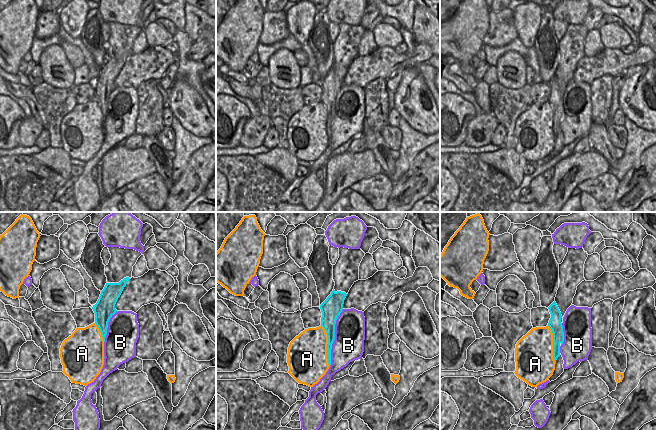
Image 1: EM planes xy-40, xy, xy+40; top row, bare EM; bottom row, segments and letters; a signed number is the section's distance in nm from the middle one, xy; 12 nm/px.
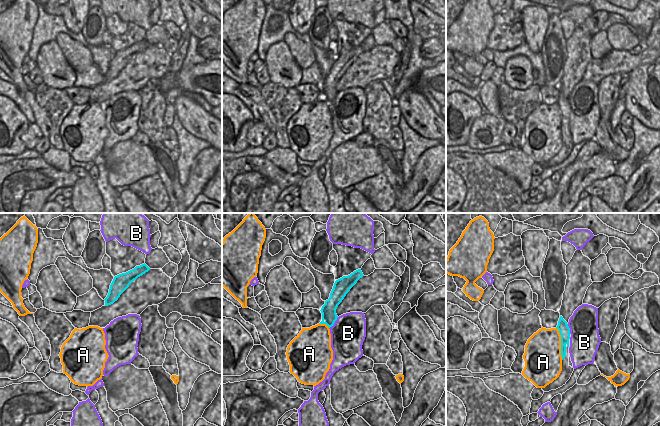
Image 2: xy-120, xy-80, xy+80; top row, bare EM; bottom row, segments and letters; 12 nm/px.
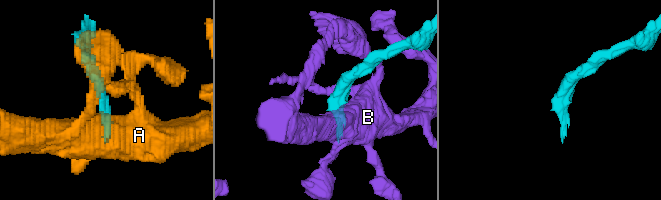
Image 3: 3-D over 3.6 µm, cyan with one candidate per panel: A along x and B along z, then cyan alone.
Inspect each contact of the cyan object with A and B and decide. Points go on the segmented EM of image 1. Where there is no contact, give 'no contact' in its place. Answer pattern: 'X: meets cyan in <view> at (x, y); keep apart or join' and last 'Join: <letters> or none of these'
A: meets cyan in xy at (327, 346); keep apart
B: meets cyan in xy at (334, 337); keep apart
Join: none of these

